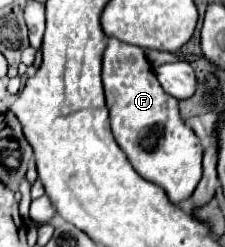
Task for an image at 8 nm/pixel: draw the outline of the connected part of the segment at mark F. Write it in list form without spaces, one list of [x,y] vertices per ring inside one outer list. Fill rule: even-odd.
[[[109,37],[103,53],[103,87],[115,141],[129,157],[133,169],[159,185],[173,205],[187,201],[203,175],[203,149],[197,135],[183,123],[177,99],[159,85],[143,51]]]

